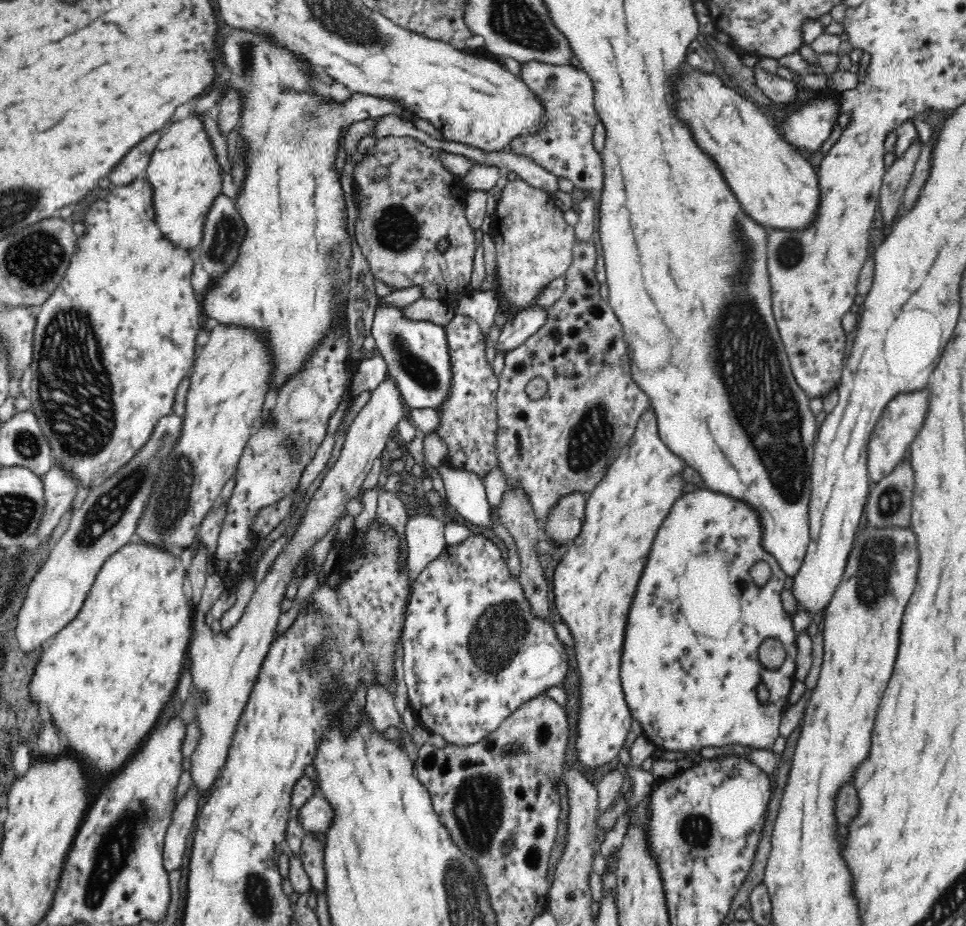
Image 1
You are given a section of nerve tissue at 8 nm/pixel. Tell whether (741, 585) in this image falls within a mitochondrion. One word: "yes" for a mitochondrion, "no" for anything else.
no

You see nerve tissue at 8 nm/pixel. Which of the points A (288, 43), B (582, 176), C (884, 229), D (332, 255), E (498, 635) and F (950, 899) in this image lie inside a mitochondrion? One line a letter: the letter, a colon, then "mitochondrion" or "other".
A: other
B: other
C: other
D: mitochondrion
E: mitochondrion
F: mitochondrion

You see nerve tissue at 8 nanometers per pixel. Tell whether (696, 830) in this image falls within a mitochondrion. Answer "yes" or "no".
yes

